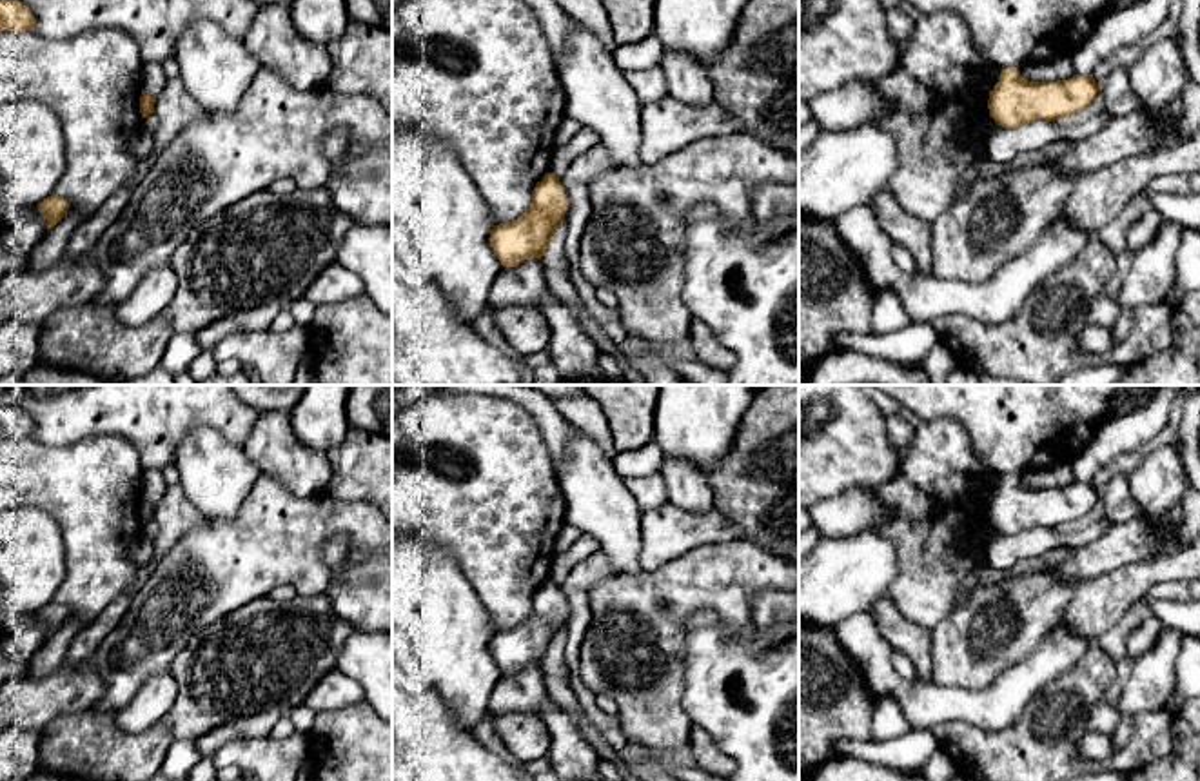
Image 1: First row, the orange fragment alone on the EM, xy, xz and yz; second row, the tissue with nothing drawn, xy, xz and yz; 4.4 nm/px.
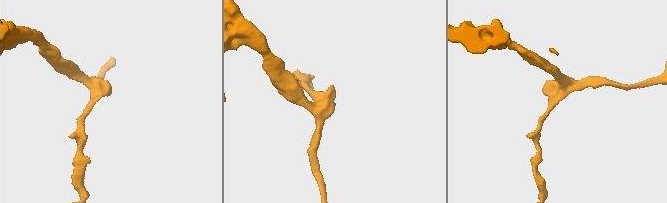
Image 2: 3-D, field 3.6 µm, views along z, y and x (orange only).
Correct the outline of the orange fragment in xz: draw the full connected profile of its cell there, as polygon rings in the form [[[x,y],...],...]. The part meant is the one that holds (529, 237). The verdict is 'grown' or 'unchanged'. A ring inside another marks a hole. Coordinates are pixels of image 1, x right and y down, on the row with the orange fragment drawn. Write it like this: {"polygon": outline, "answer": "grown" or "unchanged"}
{"polygon": [[[546,173],[532,191],[530,207],[517,220],[494,225],[490,232],[488,242],[501,265],[516,267],[528,258],[541,260],[566,209],[559,176]]], "answer": "unchanged"}

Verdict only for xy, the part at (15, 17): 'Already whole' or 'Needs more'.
Already whole

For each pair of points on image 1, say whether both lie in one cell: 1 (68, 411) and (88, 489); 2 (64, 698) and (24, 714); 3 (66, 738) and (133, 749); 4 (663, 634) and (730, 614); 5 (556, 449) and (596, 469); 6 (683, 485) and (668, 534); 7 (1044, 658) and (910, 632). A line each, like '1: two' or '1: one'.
1: two
2: one
3: one
4: one
5: two
6: two
7: two

